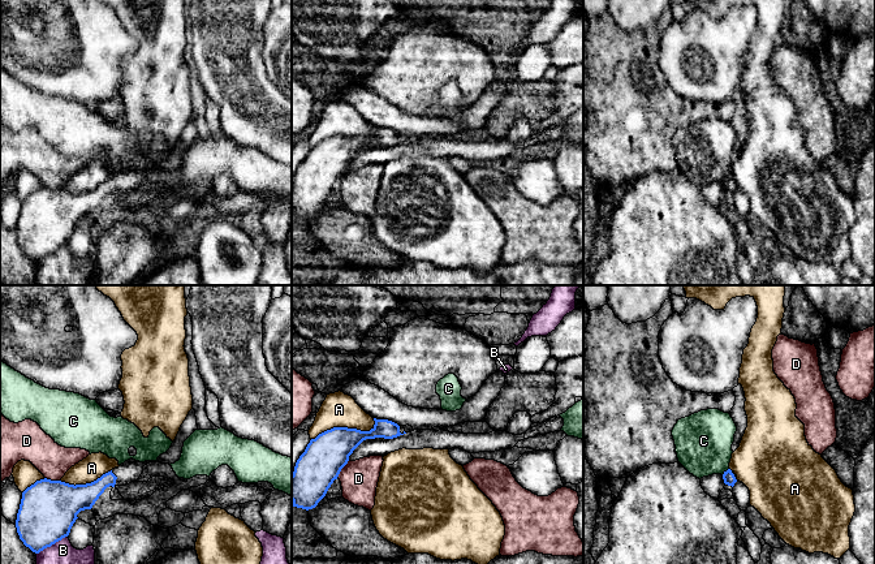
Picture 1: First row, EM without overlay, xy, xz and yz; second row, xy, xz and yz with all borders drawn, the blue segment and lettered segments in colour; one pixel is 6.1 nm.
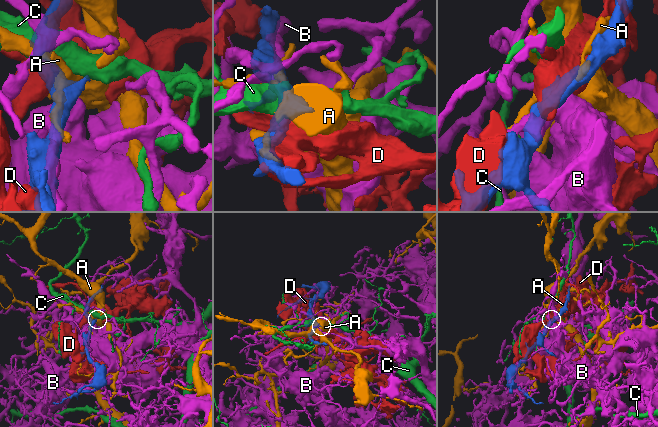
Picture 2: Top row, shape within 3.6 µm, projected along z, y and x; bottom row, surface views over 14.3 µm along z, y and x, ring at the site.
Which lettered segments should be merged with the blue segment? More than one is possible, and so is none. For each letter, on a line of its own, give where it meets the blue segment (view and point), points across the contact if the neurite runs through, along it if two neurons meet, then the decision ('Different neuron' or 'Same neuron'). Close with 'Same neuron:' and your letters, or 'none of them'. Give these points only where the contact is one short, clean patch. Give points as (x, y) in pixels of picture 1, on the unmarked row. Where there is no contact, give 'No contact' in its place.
A: Touches blue at xz (344, 136). Different neuron
B: Touches blue at xy (51, 253). Different neuron
C: Touches blue at yz (724, 180). Boundary: yz (728, 176), (722, 183). Different neuron
D: Touches blue at xz (343, 175). Different neuron
Same neuron: none of them

